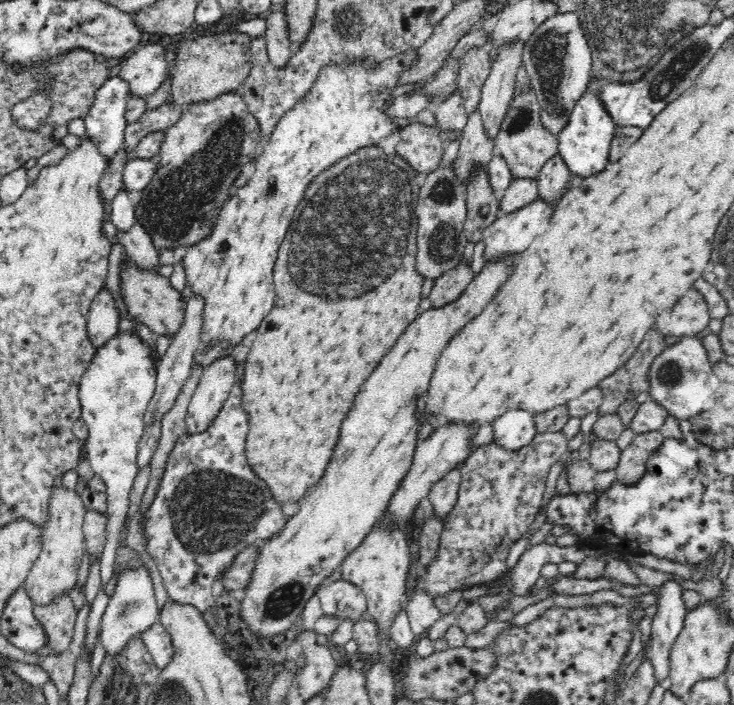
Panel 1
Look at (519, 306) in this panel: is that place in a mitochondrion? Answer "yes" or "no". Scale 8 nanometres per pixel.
no

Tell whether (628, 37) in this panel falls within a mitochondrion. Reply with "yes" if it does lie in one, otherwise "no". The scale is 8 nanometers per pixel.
yes

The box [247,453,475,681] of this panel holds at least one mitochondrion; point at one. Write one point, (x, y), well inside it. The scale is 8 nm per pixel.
(285, 600)

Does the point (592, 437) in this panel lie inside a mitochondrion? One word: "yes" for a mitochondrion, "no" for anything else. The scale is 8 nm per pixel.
no

